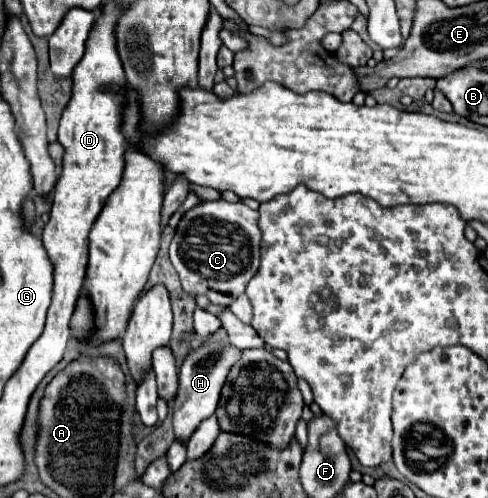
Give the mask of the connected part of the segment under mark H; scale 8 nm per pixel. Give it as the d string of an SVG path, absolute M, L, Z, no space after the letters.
M217 331L215 335L207 337L207 341L201 347L193 349L185 357L181 373L179 373L179 391L177 391L177 399L173 407L173 429L175 429L177 441L185 443L193 435L193 431L199 427L199 423L213 415L217 407L217 399L221 395L221 387L227 379L229 367L233 367L233 363L239 357L241 357L241 351L229 345L225 331Z

